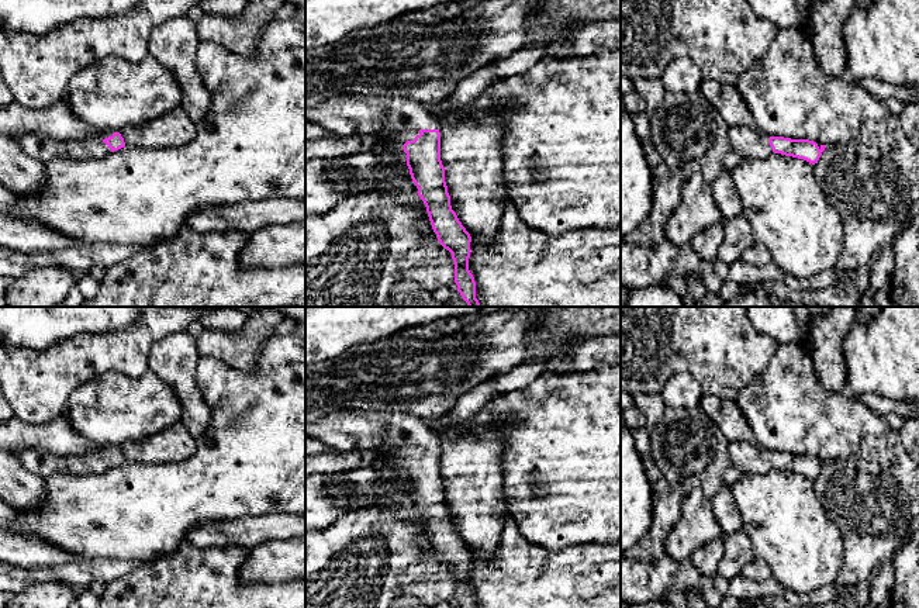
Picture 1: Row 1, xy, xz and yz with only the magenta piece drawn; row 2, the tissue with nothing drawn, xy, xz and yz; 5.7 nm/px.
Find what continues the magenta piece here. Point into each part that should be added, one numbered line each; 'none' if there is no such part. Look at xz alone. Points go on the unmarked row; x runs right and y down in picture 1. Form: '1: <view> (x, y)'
1: xz (398, 434)

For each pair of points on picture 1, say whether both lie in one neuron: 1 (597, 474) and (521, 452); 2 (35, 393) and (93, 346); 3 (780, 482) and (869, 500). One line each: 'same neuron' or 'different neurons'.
1: same neuron
2: same neuron
3: different neurons

